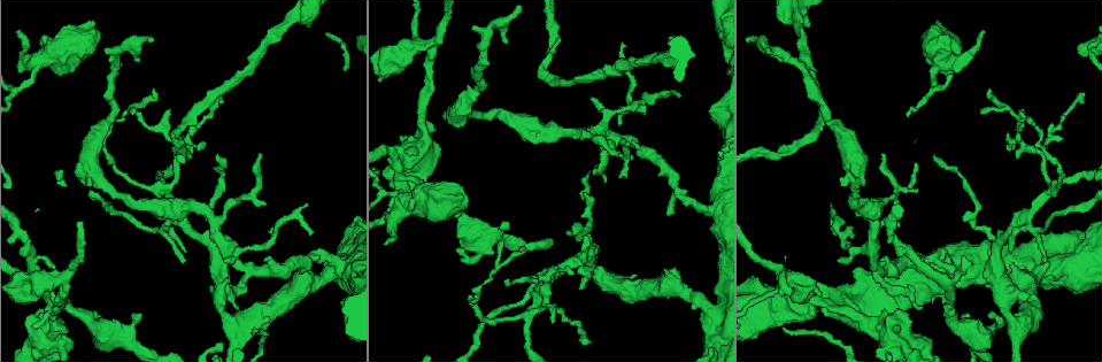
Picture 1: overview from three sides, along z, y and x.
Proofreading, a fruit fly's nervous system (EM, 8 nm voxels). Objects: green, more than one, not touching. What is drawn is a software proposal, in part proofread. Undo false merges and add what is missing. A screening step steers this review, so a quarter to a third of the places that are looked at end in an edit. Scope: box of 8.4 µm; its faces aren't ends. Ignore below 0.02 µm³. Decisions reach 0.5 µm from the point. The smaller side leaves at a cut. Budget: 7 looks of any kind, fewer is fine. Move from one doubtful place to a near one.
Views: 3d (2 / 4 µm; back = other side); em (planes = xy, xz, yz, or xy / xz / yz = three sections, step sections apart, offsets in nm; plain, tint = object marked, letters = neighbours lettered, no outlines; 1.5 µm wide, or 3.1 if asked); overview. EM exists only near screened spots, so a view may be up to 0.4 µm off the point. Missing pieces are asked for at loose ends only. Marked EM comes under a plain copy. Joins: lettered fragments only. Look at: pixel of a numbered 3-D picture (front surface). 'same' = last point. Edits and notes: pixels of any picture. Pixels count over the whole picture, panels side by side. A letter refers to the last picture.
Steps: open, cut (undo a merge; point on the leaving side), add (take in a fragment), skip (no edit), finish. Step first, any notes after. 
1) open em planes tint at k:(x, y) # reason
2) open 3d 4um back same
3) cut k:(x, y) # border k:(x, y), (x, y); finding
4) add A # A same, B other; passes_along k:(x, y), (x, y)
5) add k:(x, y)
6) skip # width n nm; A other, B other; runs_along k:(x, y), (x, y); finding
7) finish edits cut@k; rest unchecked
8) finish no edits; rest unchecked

open em xy step 4 tint at 1:(431, 44) # four-way junction

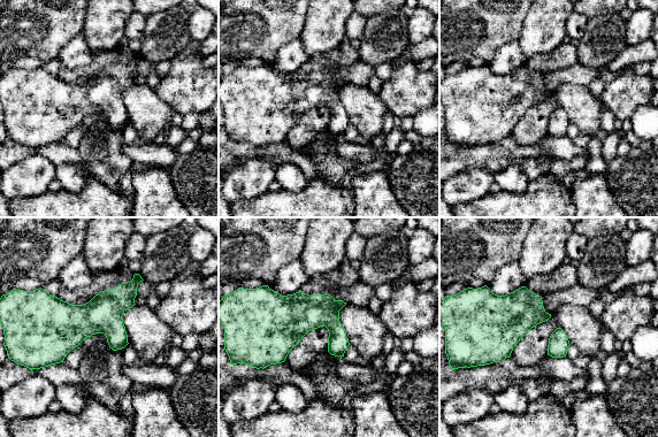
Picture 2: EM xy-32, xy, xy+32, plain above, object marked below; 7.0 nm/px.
open em planes tint same # another direction

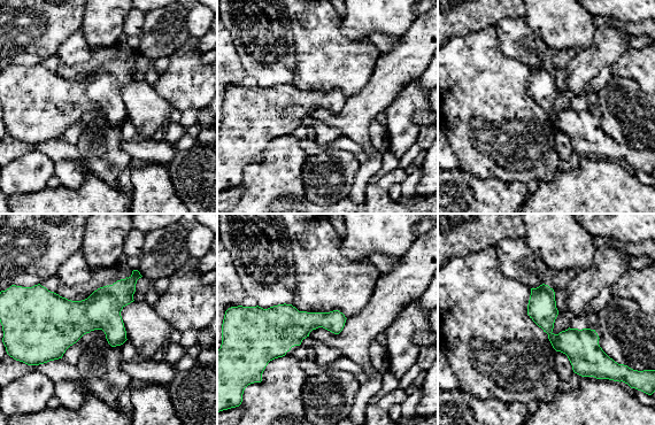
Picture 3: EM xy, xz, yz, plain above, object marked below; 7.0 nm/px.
open em planes letters same # see the neighbours

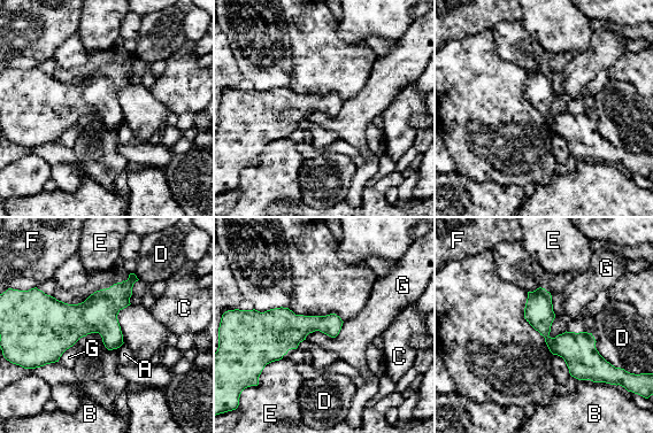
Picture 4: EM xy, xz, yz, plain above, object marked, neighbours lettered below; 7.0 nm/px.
skip # A other, B other, C other, D other, E other, F other, G other; border 4:(101, 335), (81, 337), (58, 361); continuous, no second neuron

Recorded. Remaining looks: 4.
open em planes letters at 1:(422, 182) # branch stops here

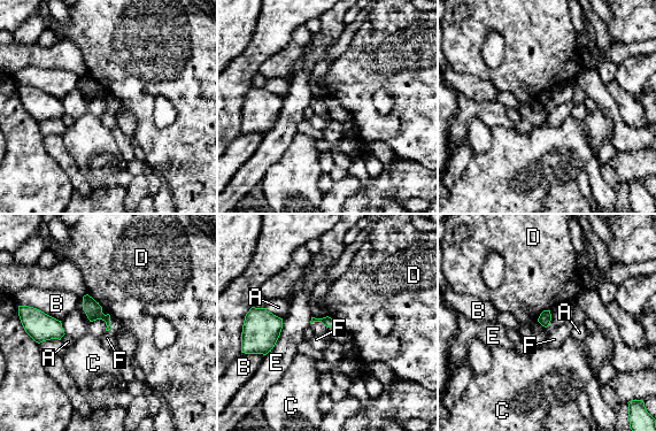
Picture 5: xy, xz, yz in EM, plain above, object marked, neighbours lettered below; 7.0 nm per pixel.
skip # A other, B other, C other, D other, E other, F other; border 5:(87, 293), (102, 308); no lettered fragment goes on from it

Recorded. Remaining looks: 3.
open 3d 2um at 1:(257, 194) # tapers out

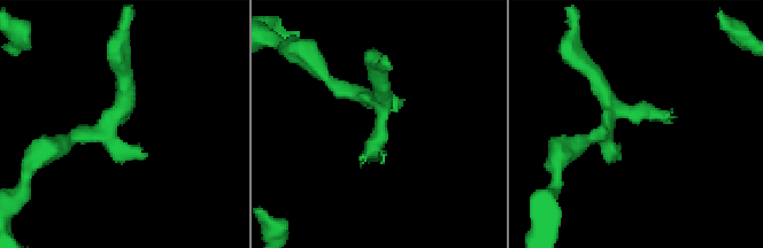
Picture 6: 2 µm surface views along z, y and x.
open em yz step 4 tint at 6:(670, 122) # now the EM

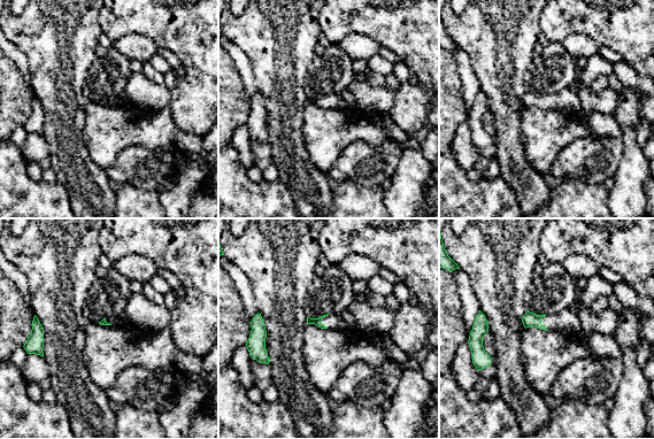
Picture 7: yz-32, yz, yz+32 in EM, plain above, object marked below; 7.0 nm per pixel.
open em planes letters same

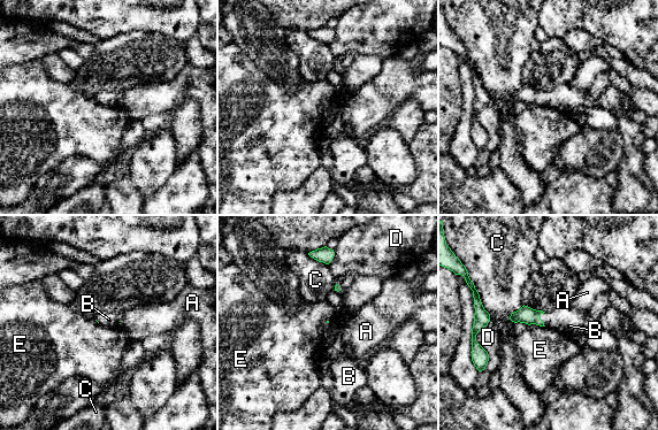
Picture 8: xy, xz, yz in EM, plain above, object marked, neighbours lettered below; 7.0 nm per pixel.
add B # A other, B same, C other, D other, E other; passes_along 8:(527, 315), (540, 319), (566, 319); it goes on there

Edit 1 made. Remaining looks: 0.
finish edits add@8; rest unchecked

